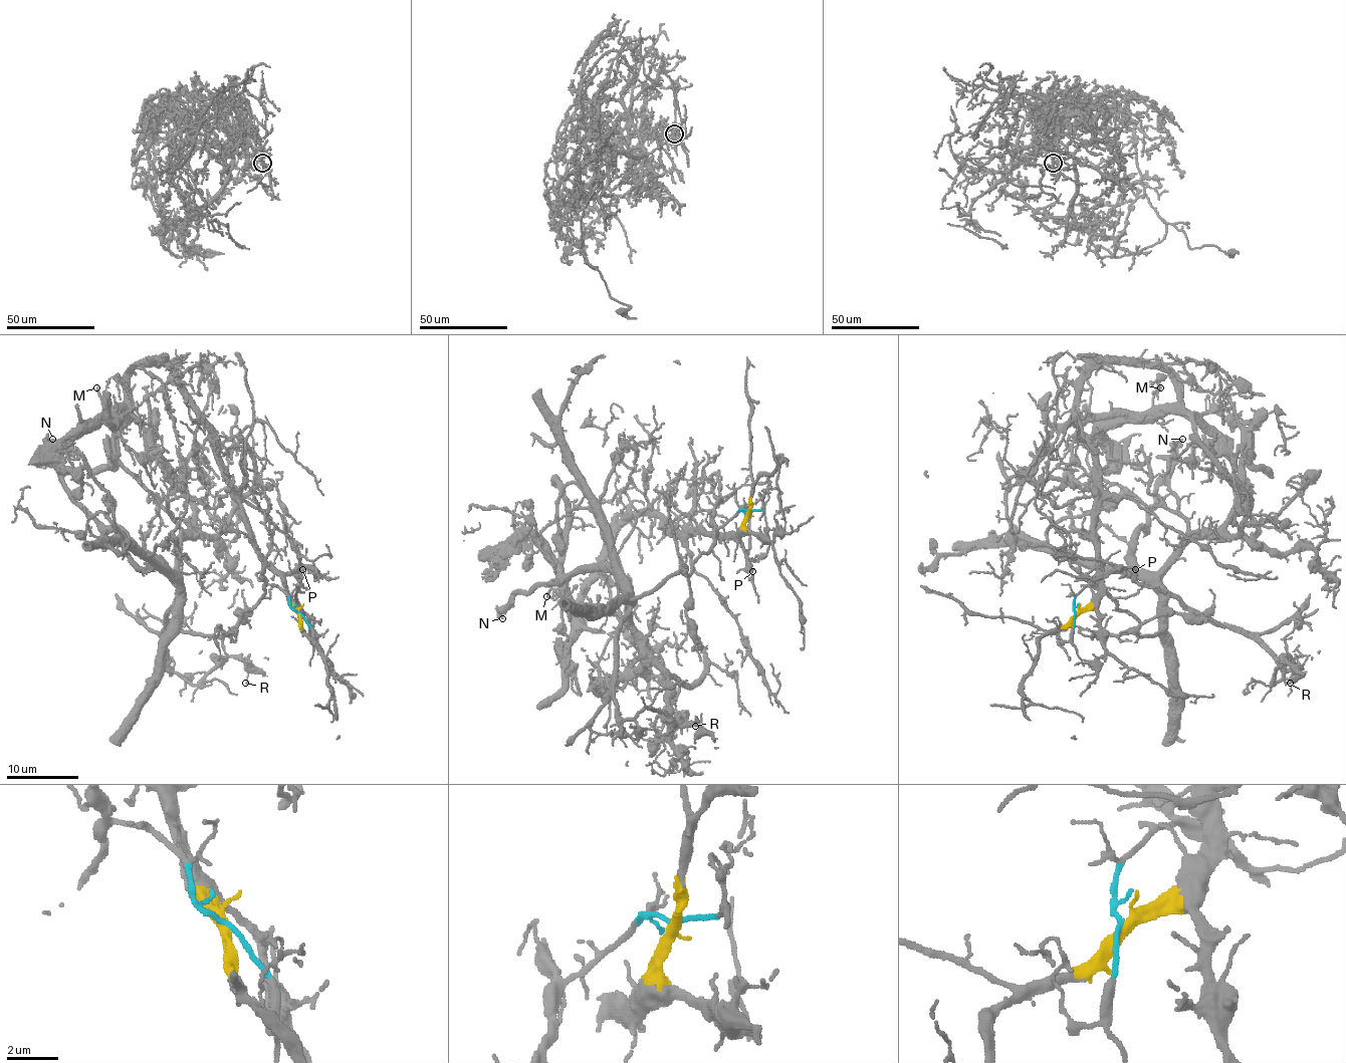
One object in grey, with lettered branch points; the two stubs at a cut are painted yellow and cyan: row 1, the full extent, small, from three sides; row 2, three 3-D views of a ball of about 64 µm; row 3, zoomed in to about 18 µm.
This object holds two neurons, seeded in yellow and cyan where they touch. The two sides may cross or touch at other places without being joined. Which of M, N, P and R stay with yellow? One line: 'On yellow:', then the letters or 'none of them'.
On yellow: M, P

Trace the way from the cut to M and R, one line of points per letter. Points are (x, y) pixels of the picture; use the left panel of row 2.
M: (298, 613), (258, 549), (218, 443), (181, 377), (164, 363), (141, 363), (127, 400), (109, 409), (97, 386)
R: (298, 613), (269, 584), (218, 636), (170, 607), (166, 663), (199, 684), (236, 656), (245, 684)

